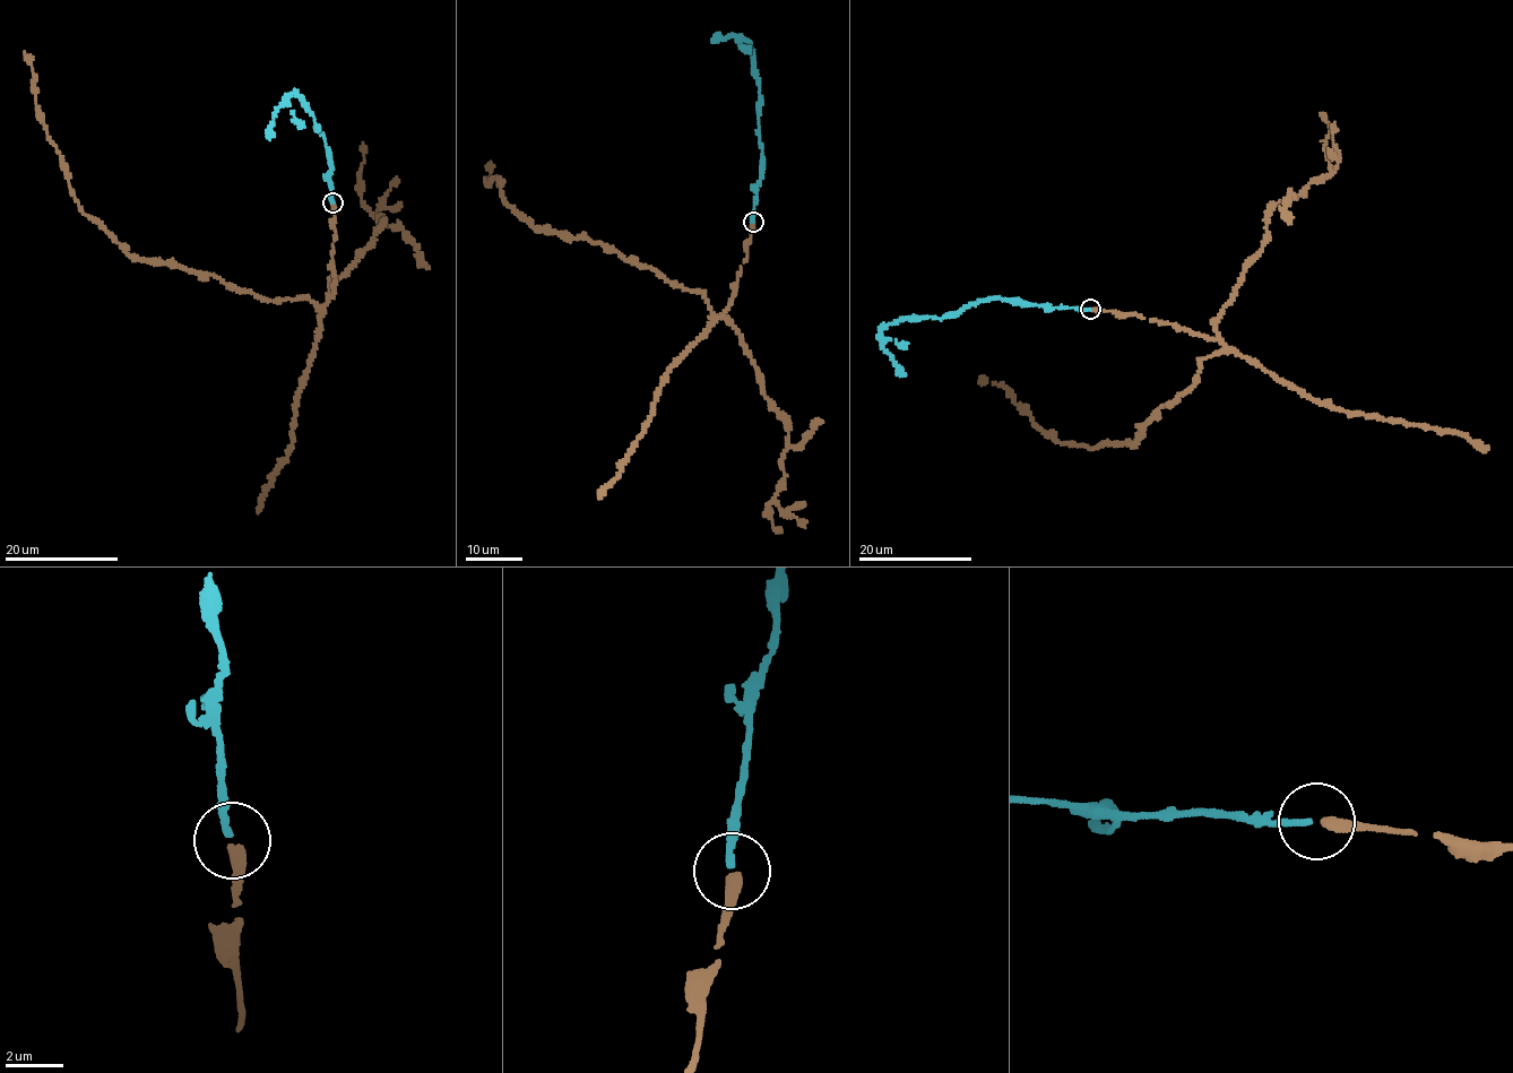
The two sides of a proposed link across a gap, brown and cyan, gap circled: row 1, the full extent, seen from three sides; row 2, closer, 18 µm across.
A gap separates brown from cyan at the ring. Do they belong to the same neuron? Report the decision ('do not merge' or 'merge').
merge

